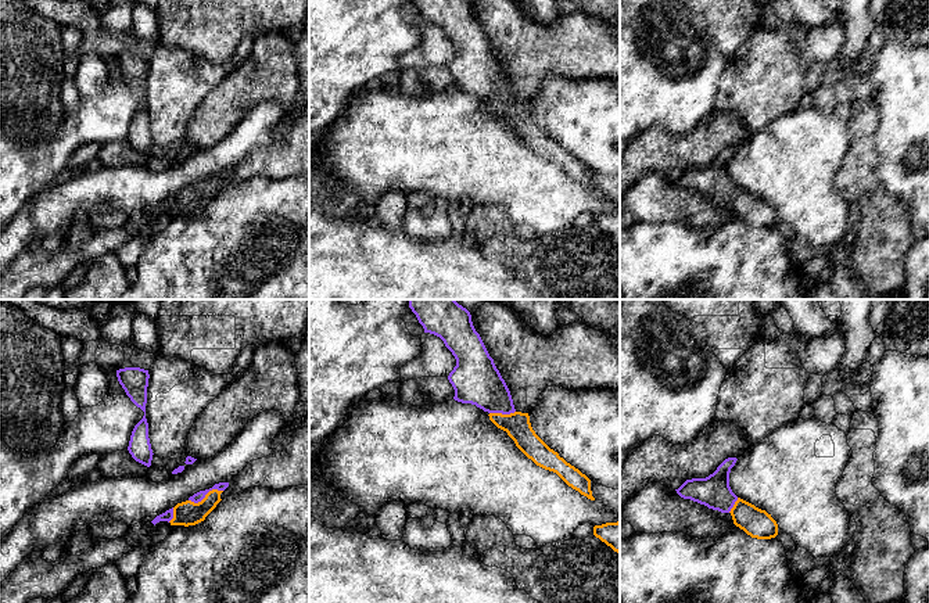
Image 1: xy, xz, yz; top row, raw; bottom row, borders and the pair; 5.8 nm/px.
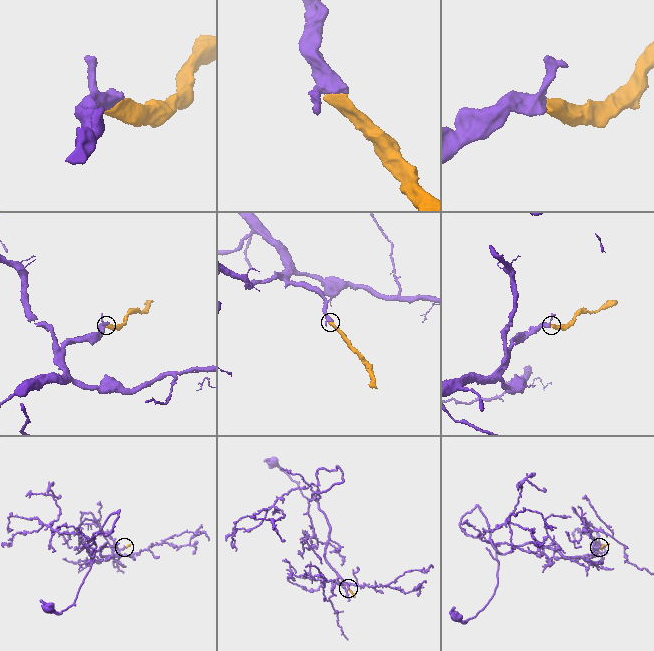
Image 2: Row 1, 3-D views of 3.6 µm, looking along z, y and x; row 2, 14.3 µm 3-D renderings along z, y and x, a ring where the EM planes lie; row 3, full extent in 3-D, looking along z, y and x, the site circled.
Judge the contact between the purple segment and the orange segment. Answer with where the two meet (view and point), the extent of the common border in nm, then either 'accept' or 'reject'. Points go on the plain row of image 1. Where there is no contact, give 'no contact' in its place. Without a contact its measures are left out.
xy (205, 183) | 220 nm | accept

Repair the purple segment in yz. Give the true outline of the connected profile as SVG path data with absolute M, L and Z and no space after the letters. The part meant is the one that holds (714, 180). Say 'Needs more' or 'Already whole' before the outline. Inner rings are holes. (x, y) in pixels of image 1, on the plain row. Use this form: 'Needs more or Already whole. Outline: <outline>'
Needs more. Outline: M728 147L709 166L686 169L675 180L684 189L691 189L721 202L729 202L733 213L752 227L775 227L778 213L771 204L732 182L729 162L736 150L736 147Z

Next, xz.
Needs more. Outline: M412 0L424 22L440 26L456 49L456 55L448 69L455 79L453 89L462 93L471 93L488 101L489 110L514 130L516 136L537 155L556 162L568 176L581 184L595 190L591 180L591 169L578 158L567 152L557 141L550 139L532 119L528 103L514 98L510 80L489 46L480 24L476 21L469 0Z

